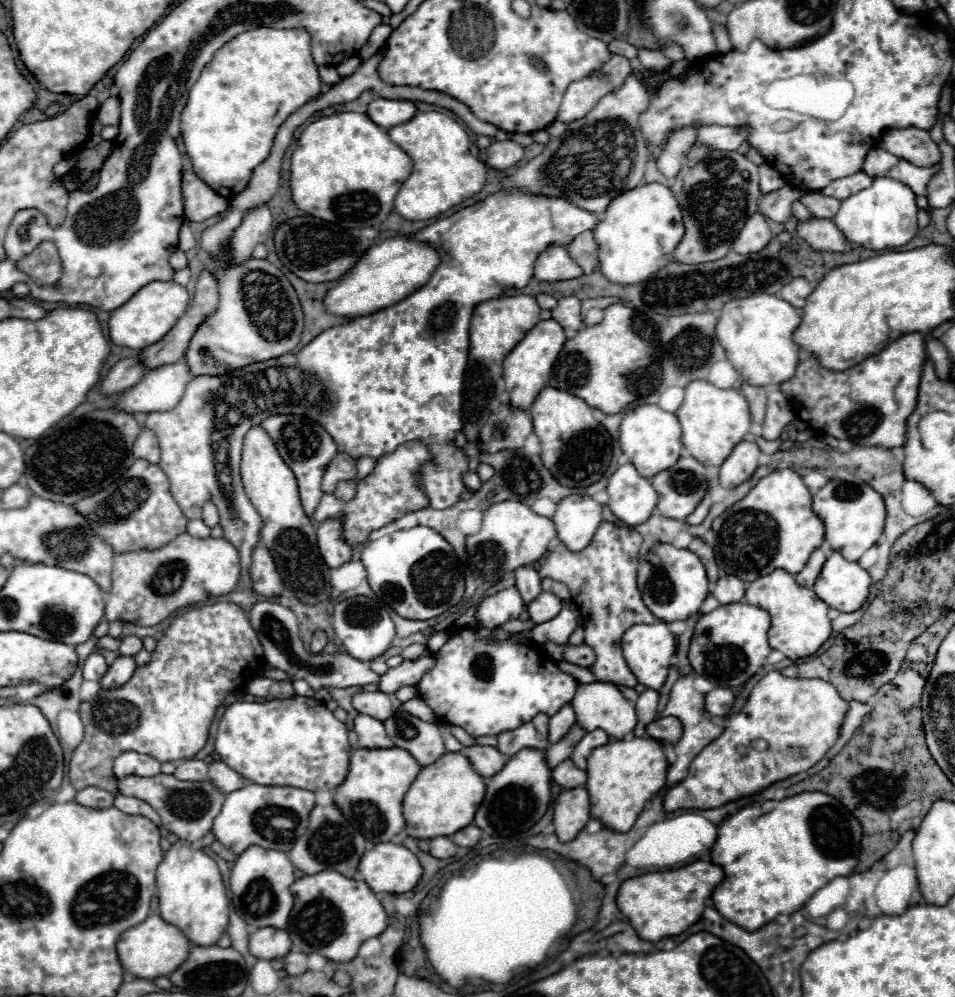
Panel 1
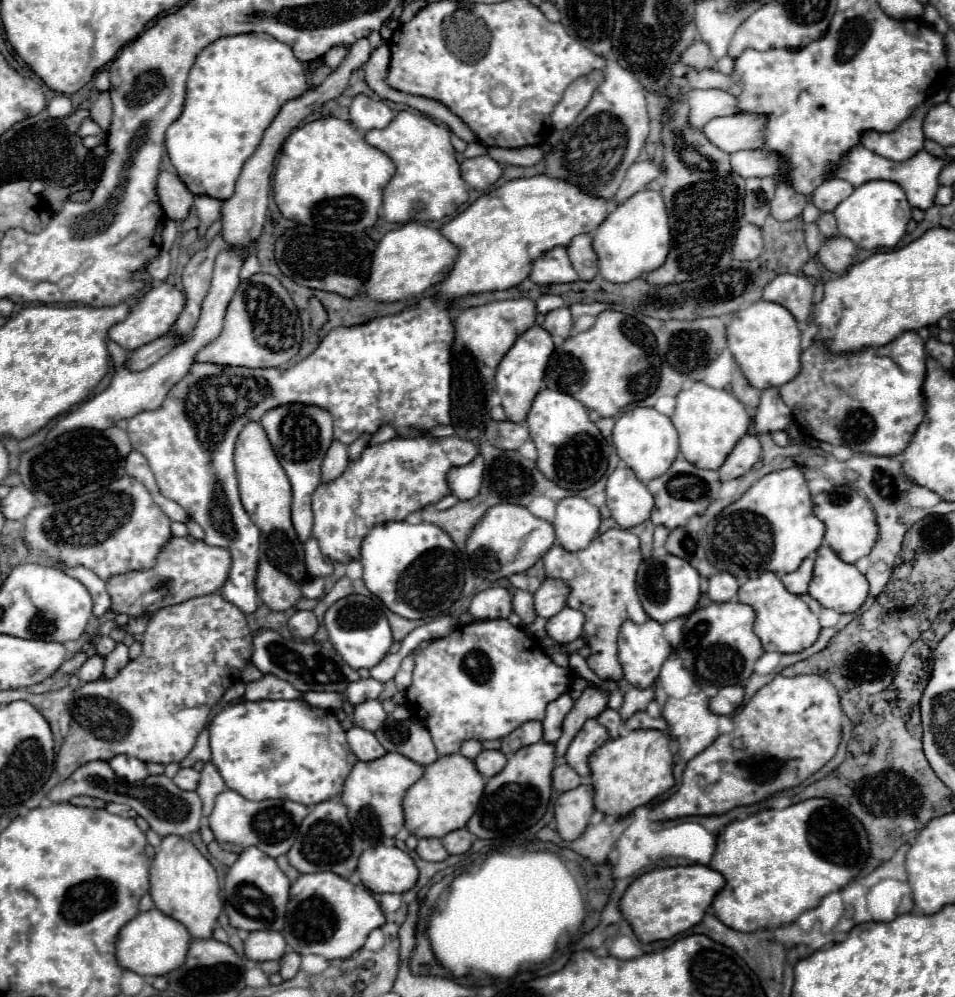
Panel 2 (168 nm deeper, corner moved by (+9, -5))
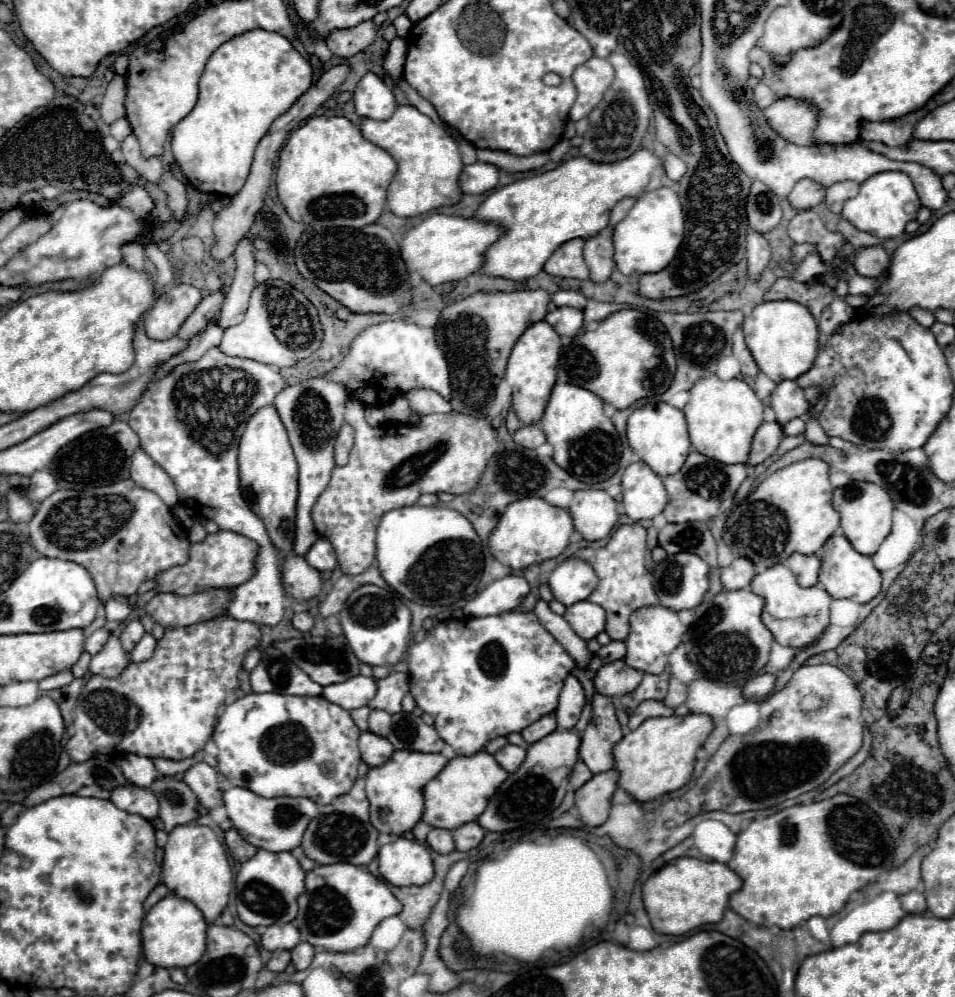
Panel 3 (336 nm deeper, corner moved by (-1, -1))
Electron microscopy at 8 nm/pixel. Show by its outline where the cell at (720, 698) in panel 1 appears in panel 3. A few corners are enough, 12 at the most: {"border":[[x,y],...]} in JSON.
{"border":[[757,675],[745,683],[747,701],[763,701],[771,693],[775,675]]}

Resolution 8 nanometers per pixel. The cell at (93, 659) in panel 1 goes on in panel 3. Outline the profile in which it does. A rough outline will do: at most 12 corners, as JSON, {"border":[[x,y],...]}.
{"border":[[115,635],[91,659],[89,671],[117,677],[129,665]]}

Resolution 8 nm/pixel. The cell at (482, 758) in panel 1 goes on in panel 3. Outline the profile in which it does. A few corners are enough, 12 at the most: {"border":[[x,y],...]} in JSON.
{"border":[[505,745],[495,761],[513,773],[525,759],[525,749]]}

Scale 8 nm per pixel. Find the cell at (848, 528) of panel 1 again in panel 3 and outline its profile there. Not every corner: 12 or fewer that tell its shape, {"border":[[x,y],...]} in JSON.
{"border":[[875,483],[833,491],[843,535],[873,555],[891,531],[893,503]]}

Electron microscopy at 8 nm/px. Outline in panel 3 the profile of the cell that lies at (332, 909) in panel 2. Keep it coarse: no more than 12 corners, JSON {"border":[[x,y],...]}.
{"border":[[349,863],[319,865],[293,925],[327,951],[367,945],[401,903]]}

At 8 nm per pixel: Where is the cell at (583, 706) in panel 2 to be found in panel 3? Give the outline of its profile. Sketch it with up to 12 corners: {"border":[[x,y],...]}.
{"border":[[625,661],[603,665],[595,691],[623,697],[641,683],[643,673]]}

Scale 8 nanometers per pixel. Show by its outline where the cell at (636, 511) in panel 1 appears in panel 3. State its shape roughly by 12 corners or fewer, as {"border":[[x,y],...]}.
{"border":[[643,461],[623,473],[623,505],[633,521],[667,505],[659,475]]}

